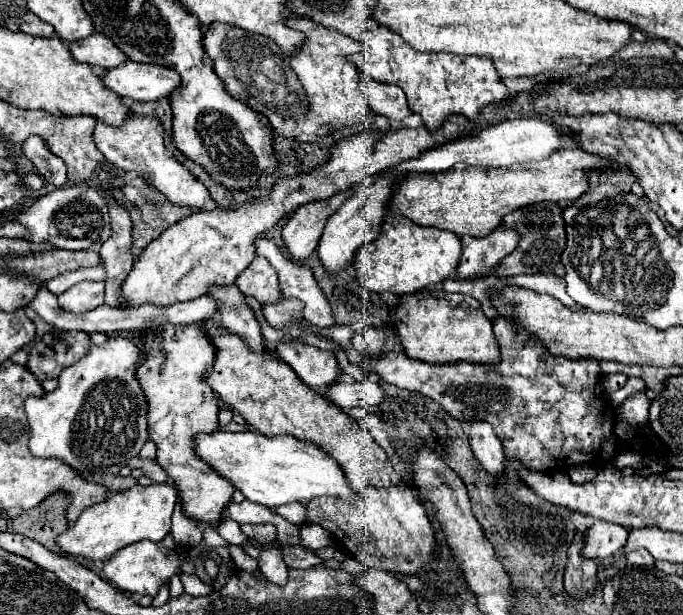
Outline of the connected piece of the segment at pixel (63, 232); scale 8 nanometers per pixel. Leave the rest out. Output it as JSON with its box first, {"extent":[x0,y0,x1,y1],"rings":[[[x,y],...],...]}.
{"extent":[14,184,112,250],"rings":[[[68,184],[56,188],[50,194],[38,198],[28,210],[20,212],[14,220],[30,230],[28,240],[52,242],[58,248],[66,250],[86,250],[94,242],[106,242],[112,234],[106,200],[98,196],[98,190],[90,184]]]}

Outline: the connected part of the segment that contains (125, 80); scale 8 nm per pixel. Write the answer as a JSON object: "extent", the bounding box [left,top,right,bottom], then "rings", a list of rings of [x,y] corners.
{"extent":[102,60,180,102],"rings":[[[128,60],[128,64],[120,64],[118,68],[108,70],[102,80],[118,96],[128,96],[140,102],[170,98],[172,90],[180,88],[178,72],[164,66],[140,64],[132,60]]]}

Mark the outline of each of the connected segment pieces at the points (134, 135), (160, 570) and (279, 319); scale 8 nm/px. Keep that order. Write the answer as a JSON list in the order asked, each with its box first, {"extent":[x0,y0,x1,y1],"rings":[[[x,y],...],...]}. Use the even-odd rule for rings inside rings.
[{"extent":[94,114,220,210],"rings":[[[130,114],[130,118],[118,128],[108,126],[108,124],[98,120],[96,130],[94,130],[94,142],[96,142],[98,150],[106,156],[106,160],[114,168],[136,174],[146,184],[158,188],[168,202],[172,202],[176,206],[186,206],[192,210],[216,210],[216,208],[220,208],[212,200],[210,192],[206,190],[206,186],[202,182],[198,182],[178,160],[166,156],[164,134],[162,134],[162,128],[160,128],[156,118]]]},{"extent":[104,536,186,596],"rings":[[[166,536],[160,542],[134,542],[130,546],[124,546],[122,550],[118,550],[112,558],[104,560],[104,576],[116,584],[120,590],[124,592],[140,592],[140,594],[150,594],[156,596],[160,586],[164,582],[168,582],[174,574],[178,574],[178,566],[182,564],[186,552],[182,548],[178,548],[174,544],[174,540],[170,536]]]},{"extent":[262,298,302,328],"rings":[[[280,298],[276,304],[262,304],[262,314],[270,326],[282,328],[292,320],[302,320],[302,304],[300,300]]]}]

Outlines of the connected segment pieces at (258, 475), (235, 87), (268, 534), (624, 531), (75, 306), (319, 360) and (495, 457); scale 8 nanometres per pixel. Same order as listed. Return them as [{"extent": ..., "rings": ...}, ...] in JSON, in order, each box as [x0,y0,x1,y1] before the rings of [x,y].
[{"extent":[194,430,352,508],"rings":[[[216,430],[210,434],[196,434],[194,452],[204,460],[216,474],[230,480],[250,502],[266,508],[276,508],[290,502],[302,502],[316,496],[336,496],[340,500],[352,500],[342,468],[316,444],[296,440],[292,436],[268,438],[260,432],[228,432]]]},{"extent":[204,18,380,142],"rings":[[[310,18],[288,20],[288,26],[306,34],[306,42],[296,56],[286,56],[270,38],[248,34],[234,26],[212,24],[204,32],[204,50],[212,58],[214,72],[222,78],[228,94],[264,114],[276,134],[300,142],[320,142],[340,128],[374,124],[380,114],[374,114],[360,94],[358,66],[350,60],[364,46]]]},{"extent":[240,524,276,544],"rings":[[[242,524],[240,528],[242,528],[246,538],[252,538],[260,544],[276,542],[276,528],[270,524]]]},{"extent":[586,520,630,558],"rings":[[[596,520],[586,534],[586,558],[606,558],[620,550],[628,540],[630,528],[620,528],[618,524],[608,524],[606,520]]]},{"extent":[58,282,104,312],"rings":[[[80,282],[58,296],[64,310],[86,312],[104,304],[104,282]]]},{"extent":[276,340,342,390],"rings":[[[288,340],[276,344],[276,354],[292,366],[292,370],[302,378],[306,386],[312,390],[324,390],[328,384],[336,382],[336,378],[342,374],[334,352],[314,348],[300,340]]]},{"extent":[470,420,504,474],"rings":[[[486,420],[470,422],[470,446],[474,456],[484,466],[484,470],[488,470],[490,474],[504,472],[504,452],[502,452],[500,438],[492,432]]]}]

